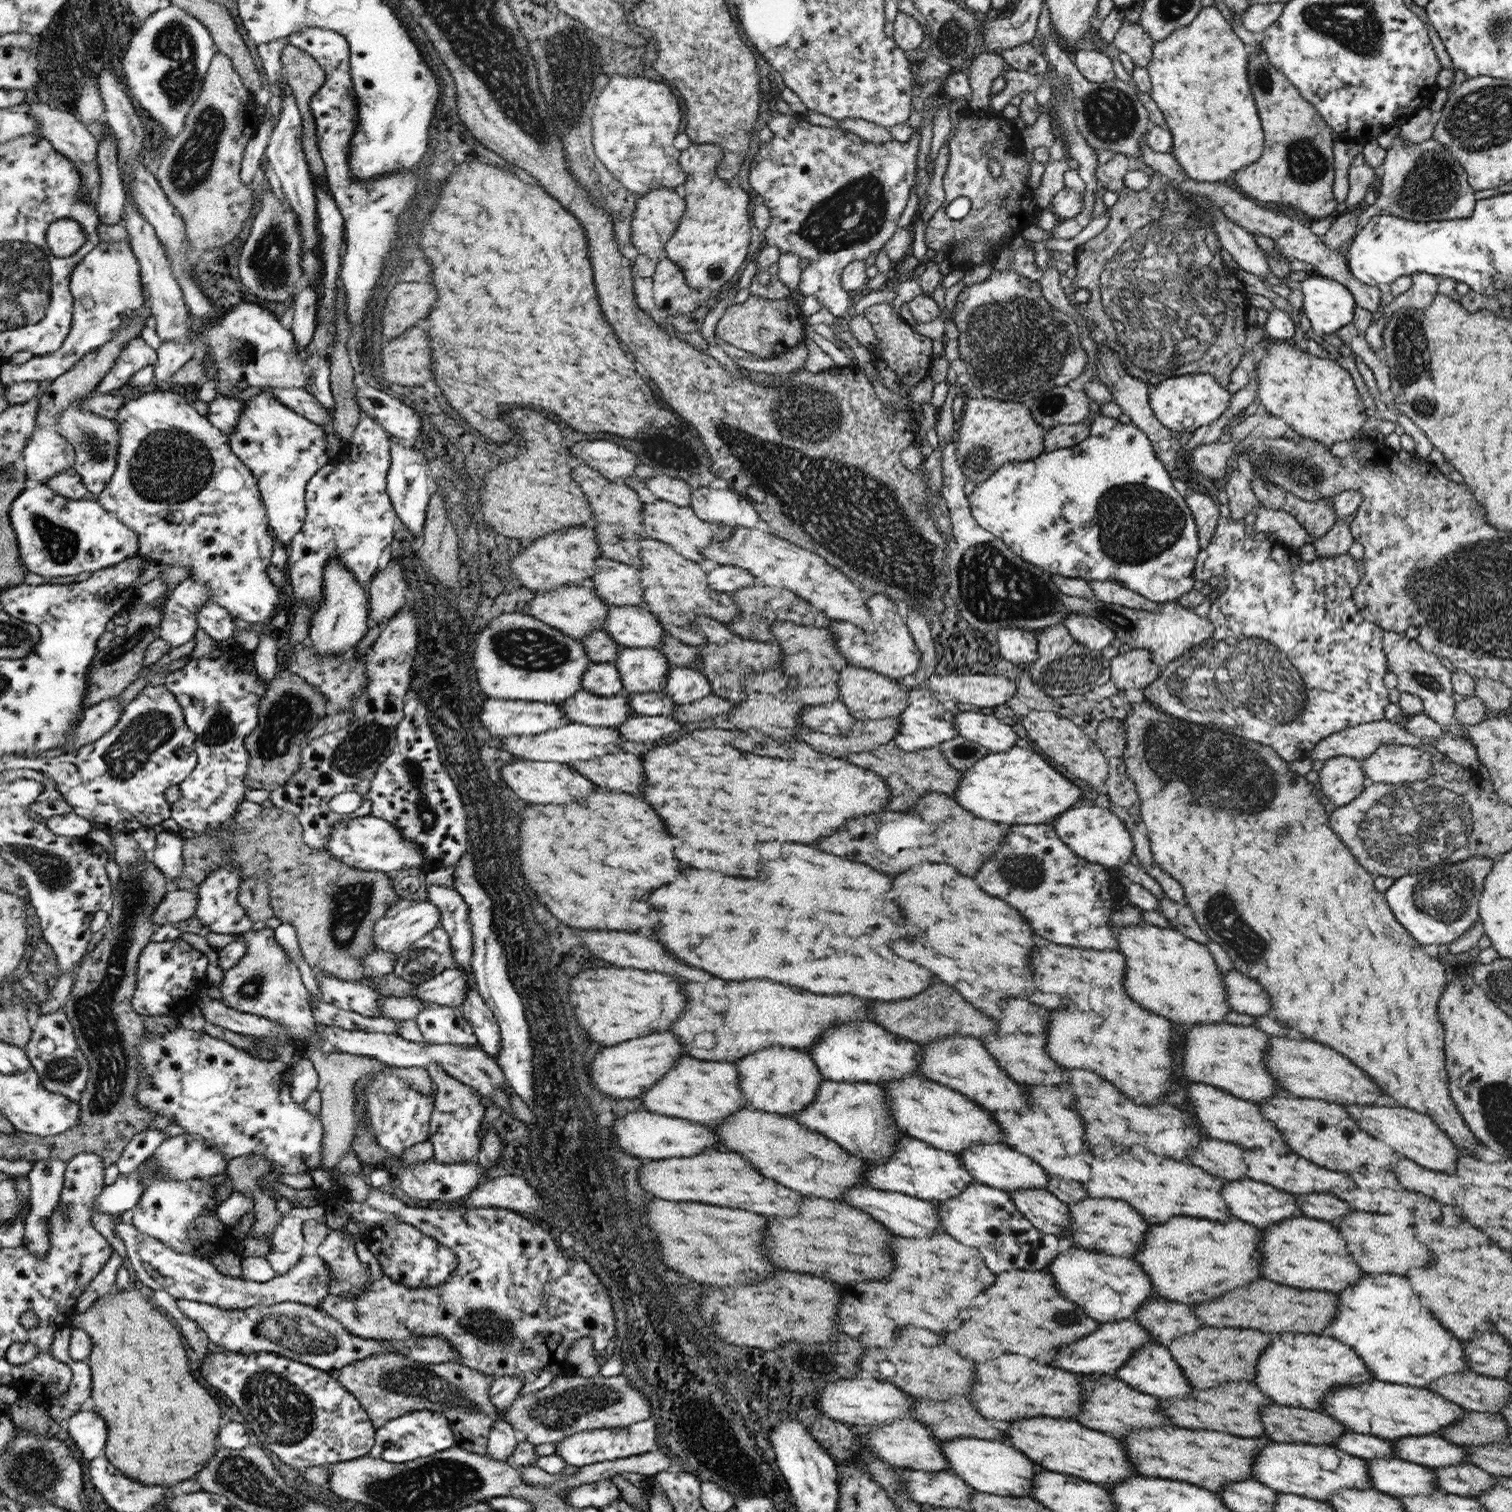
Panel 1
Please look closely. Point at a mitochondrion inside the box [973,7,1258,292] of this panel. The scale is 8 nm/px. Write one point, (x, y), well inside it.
(1110, 114)

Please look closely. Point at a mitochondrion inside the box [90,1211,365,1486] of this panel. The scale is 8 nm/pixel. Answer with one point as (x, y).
(284, 1414)

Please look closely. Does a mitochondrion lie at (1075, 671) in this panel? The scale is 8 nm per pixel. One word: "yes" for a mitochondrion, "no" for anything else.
yes

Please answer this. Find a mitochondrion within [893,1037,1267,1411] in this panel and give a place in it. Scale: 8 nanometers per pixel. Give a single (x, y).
(1062, 1318)

